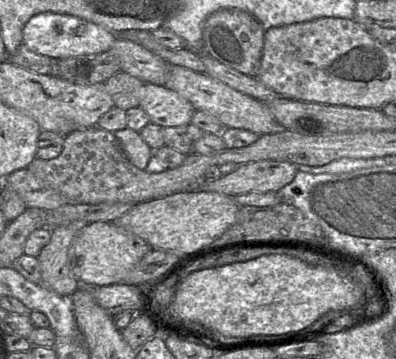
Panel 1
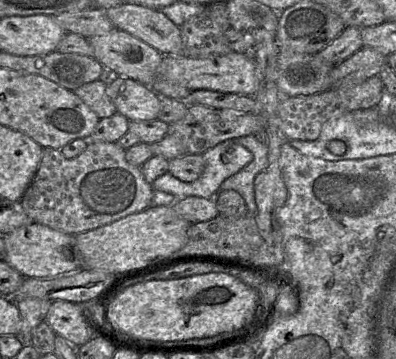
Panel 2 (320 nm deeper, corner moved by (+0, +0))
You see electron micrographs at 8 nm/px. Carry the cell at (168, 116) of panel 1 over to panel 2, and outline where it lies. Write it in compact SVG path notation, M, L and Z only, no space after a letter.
M127 77L107 78L106 93L117 112L129 121L158 119L161 96L149 87Z

